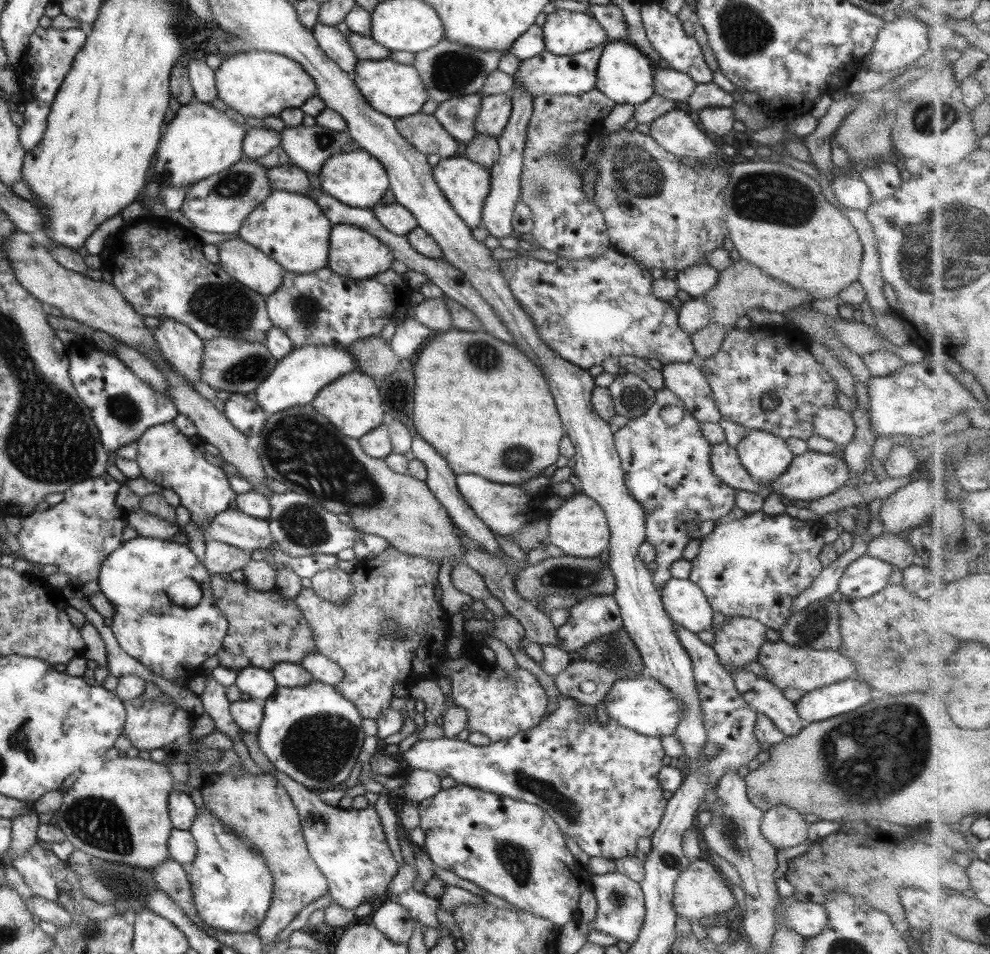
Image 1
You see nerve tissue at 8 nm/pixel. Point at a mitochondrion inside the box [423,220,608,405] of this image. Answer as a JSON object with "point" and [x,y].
{"point":[485,357]}

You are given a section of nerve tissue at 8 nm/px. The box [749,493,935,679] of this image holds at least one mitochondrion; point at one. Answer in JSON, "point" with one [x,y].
{"point":[813,625]}

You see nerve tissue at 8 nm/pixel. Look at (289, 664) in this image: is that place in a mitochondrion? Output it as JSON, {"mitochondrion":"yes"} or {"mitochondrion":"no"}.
{"mitochondrion":"no"}

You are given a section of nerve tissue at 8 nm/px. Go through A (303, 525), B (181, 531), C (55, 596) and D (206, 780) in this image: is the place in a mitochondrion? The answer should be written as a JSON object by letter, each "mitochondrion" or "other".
{"A":"mitochondrion","B":"other","C":"other","D":"other"}

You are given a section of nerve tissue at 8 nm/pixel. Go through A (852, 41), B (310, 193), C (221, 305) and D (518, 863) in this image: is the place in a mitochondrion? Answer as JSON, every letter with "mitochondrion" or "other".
{"A":"other","B":"other","C":"mitochondrion","D":"mitochondrion"}

